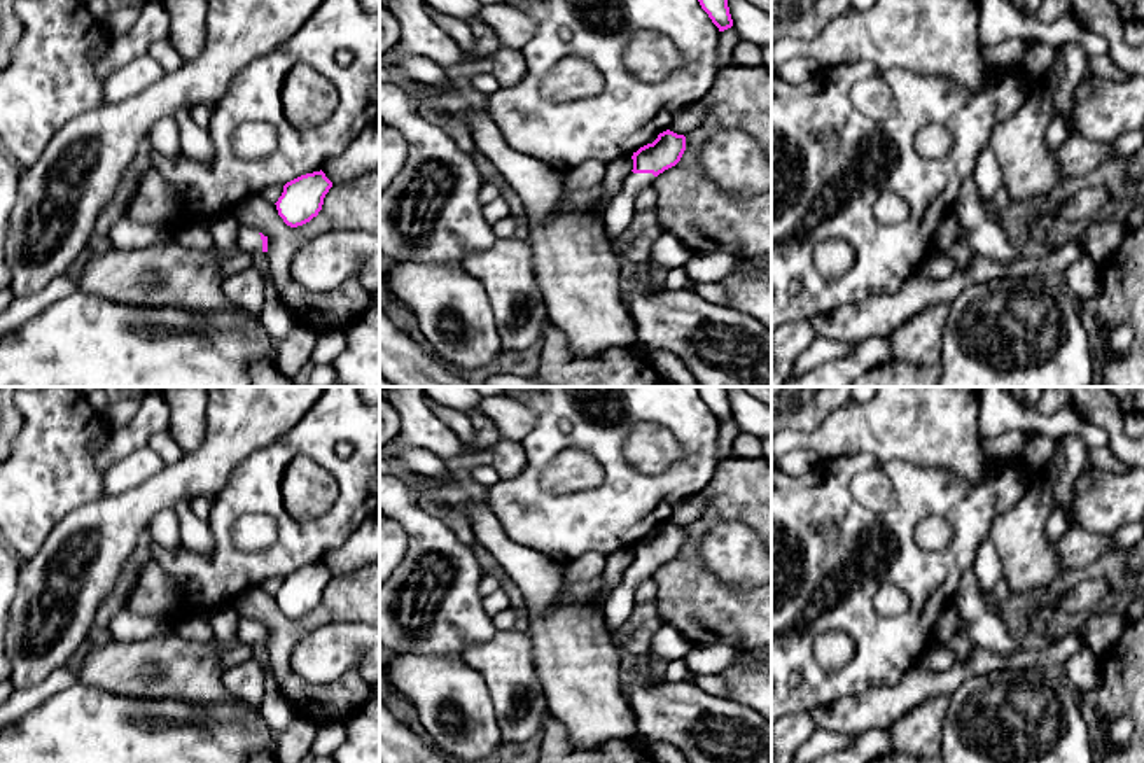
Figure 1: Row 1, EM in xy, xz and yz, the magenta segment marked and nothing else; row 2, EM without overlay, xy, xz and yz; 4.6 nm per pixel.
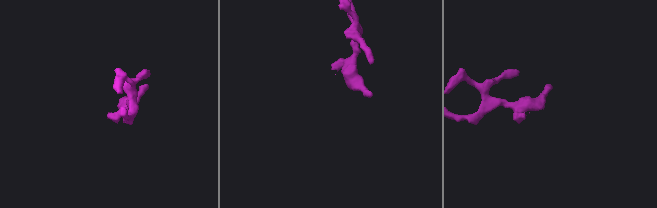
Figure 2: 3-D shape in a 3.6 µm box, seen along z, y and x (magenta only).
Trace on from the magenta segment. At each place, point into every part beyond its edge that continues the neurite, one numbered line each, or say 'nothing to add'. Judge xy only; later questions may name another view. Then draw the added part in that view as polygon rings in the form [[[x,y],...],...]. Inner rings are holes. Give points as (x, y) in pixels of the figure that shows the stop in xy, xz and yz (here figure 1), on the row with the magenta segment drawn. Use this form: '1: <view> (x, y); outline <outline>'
1: xy (249, 238); outline [[[240,226],[238,233],[238,250],[248,250],[252,254],[262,252],[261,231],[250,226]]]

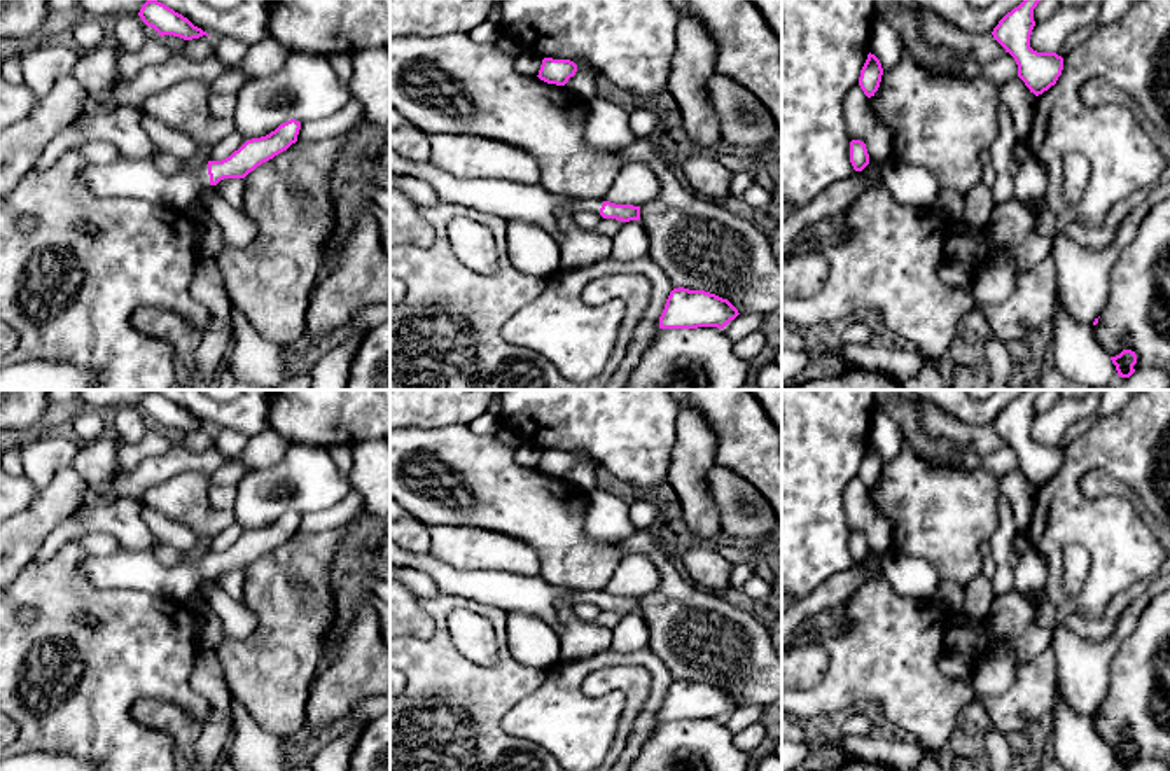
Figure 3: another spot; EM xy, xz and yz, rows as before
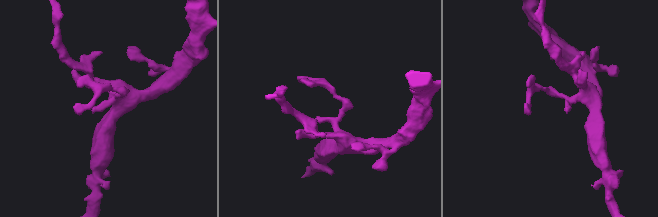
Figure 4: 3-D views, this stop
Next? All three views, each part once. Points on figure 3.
1: xy (128, 177); outline [[[121,156],[110,164],[89,164],[79,175],[77,182],[94,196],[124,196],[136,198],[163,208],[187,210],[199,191],[210,185],[208,166],[198,171],[180,171],[175,175],[163,173],[152,161]]]

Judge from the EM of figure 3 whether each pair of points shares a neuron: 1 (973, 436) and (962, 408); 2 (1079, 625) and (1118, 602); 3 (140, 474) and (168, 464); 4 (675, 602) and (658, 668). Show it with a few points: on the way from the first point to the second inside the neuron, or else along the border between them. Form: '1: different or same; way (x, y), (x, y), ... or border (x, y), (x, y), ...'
1: different; border (936, 408), (964, 423), (990, 425)
2: same; way (1090, 625), (1100, 625), (1113, 612)
3: same; way (147, 472), (161, 467)
4: different; border (647, 647), (675, 679)

